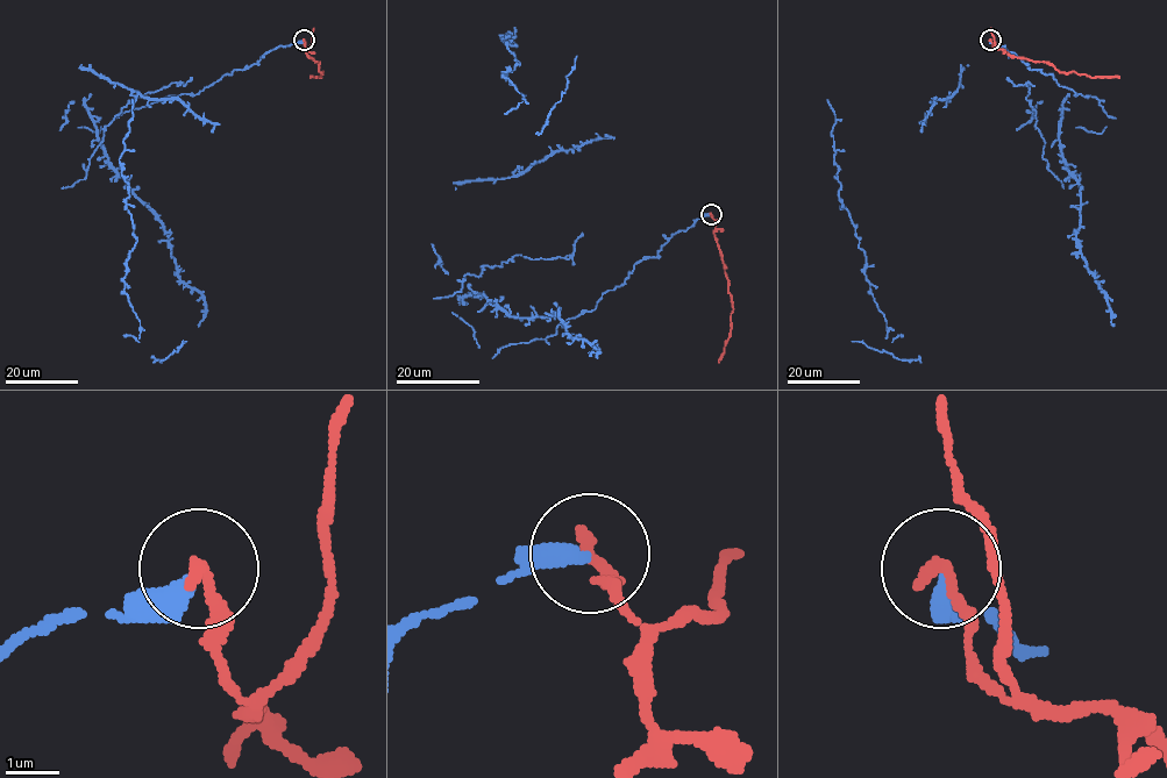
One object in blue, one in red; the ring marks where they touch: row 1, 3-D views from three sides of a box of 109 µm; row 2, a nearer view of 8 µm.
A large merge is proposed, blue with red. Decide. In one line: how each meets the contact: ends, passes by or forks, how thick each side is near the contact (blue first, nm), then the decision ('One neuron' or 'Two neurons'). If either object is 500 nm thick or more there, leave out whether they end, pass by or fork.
At the ring blue ends. At the ring red ends. Thickness 360 nm (blue) against 280 nm. Two neurons

